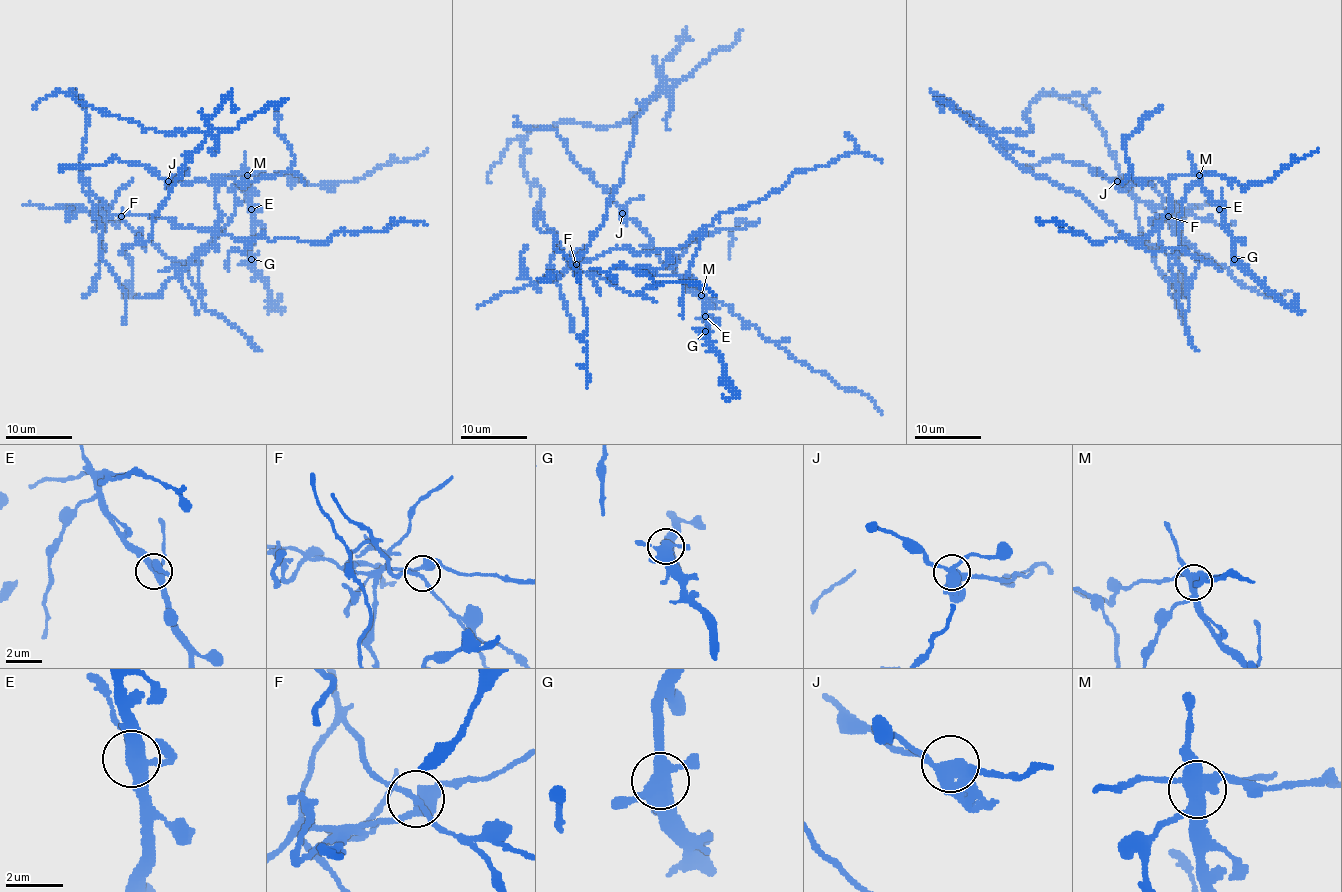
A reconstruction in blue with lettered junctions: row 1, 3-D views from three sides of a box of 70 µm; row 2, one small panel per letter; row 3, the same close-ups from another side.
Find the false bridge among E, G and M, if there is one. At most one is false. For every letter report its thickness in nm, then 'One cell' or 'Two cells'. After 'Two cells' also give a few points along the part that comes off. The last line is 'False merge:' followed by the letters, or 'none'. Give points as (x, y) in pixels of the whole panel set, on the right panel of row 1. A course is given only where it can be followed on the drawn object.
E: Thickness 400 nm. One cell
G: Thickness 420 nm. One cell
M: Thickness 440 nm. Two cells. Course of the part to remove: (1199, 176), (1189, 285), (1085, 98), (987, 129), (1131, 242), (1292, 292)
False merge: M

